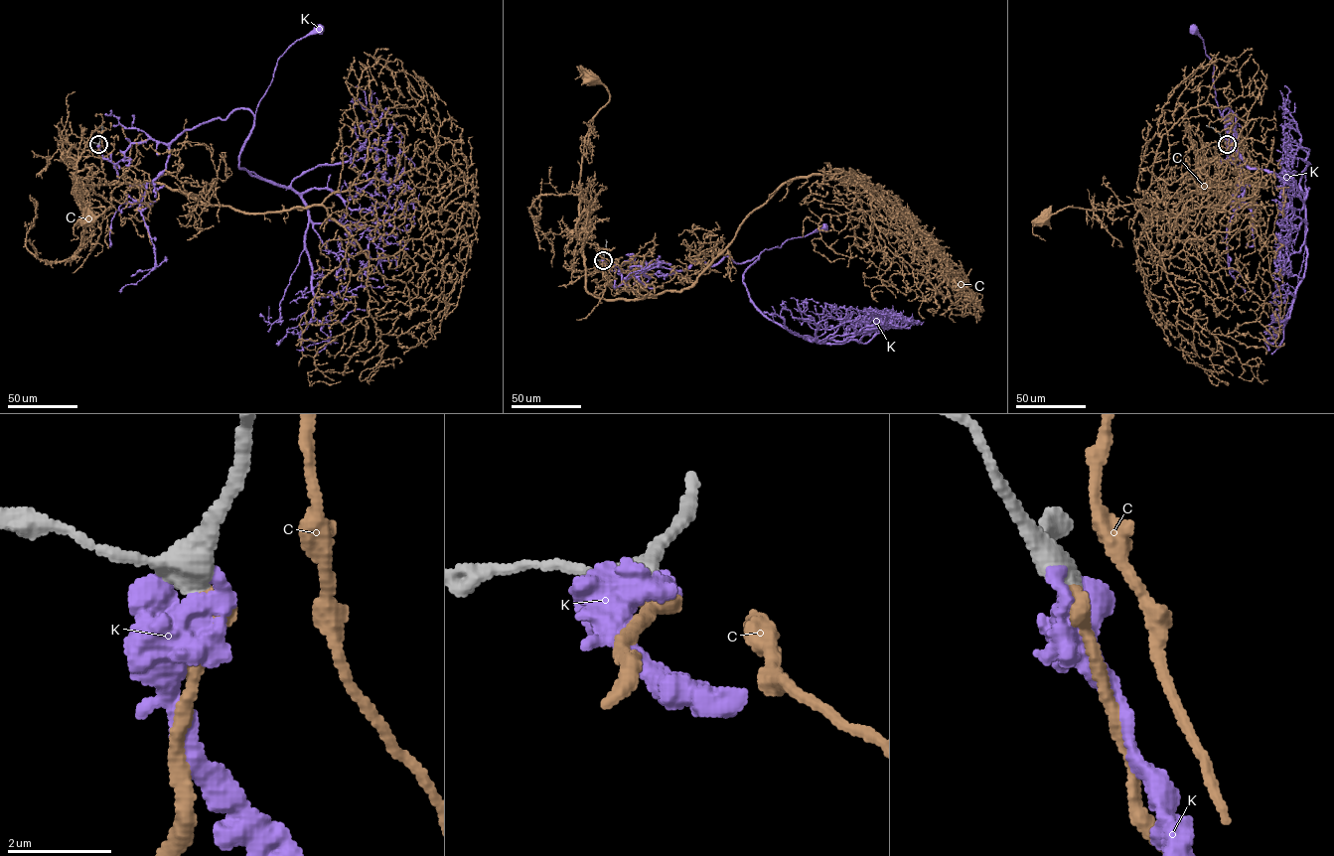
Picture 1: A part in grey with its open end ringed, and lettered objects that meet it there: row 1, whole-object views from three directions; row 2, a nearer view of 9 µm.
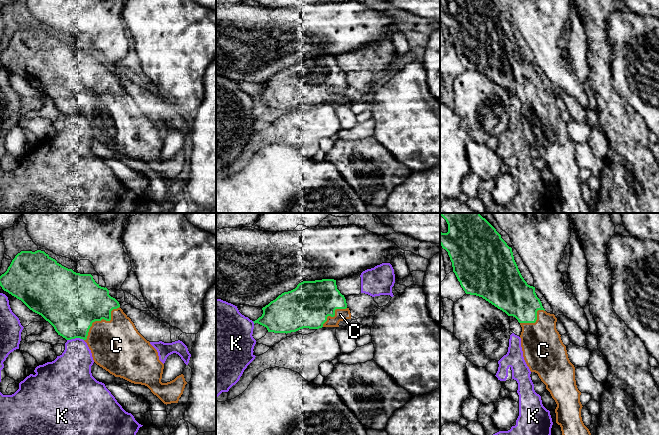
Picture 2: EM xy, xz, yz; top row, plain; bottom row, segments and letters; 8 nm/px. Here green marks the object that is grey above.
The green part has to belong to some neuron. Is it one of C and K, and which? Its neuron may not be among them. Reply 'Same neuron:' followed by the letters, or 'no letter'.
Same neuron: C

